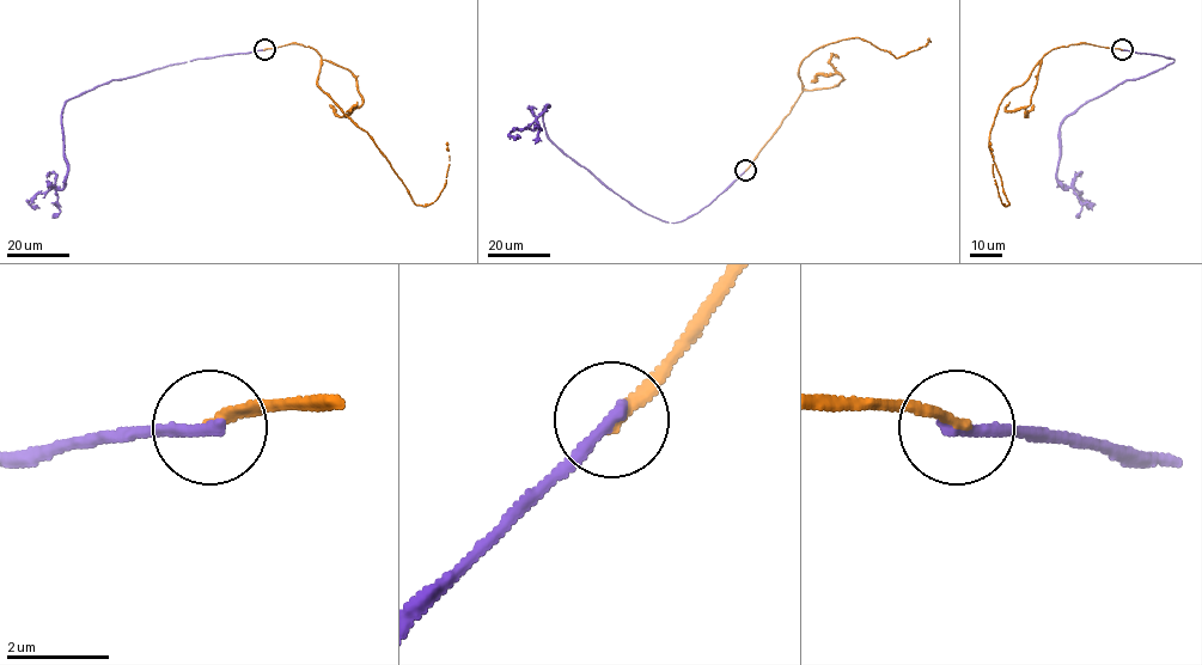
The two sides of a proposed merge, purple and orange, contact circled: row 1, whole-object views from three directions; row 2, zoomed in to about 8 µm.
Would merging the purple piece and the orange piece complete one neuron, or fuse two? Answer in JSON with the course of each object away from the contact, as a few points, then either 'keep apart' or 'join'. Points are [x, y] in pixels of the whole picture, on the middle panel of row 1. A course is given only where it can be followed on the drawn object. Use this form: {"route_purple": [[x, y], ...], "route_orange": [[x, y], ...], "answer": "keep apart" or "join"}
{"route_purple": [[745, 170], [699, 211], [666, 223], [565, 154], [547, 133], [548, 105], [510, 133], [520, 138]], "route_orange": [[745, 170], [803, 92], [800, 63], [815, 49], [860, 38], [896, 58], [925, 46], [931, 41], [928, 38]], "answer": "keep apart"}

